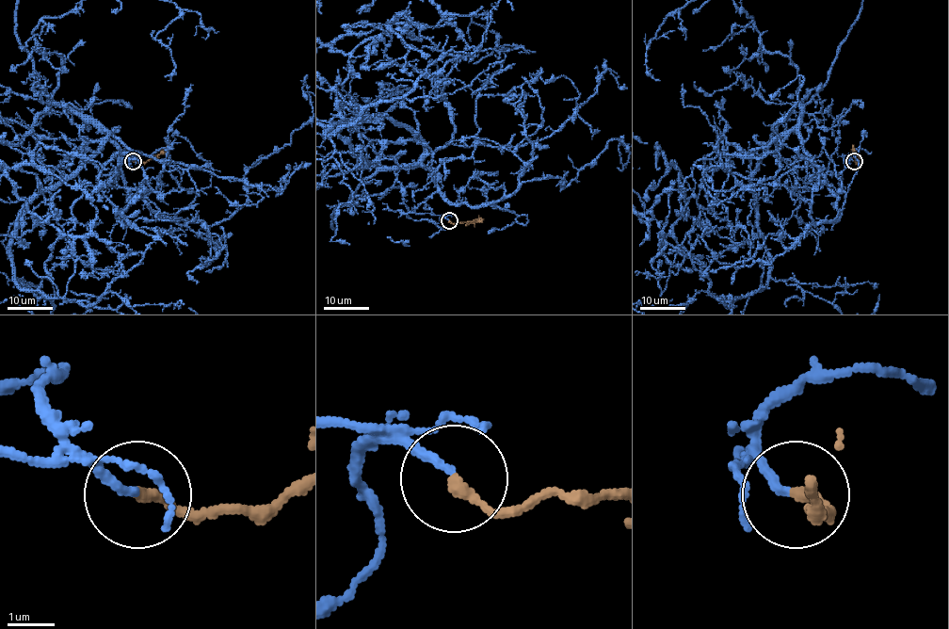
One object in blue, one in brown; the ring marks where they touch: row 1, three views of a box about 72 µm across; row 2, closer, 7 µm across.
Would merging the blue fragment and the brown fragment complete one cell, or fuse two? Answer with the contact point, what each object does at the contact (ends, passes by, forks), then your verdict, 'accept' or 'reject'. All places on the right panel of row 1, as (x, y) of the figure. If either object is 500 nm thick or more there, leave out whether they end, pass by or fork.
(854, 161) | blue ends | brown ends | accept

